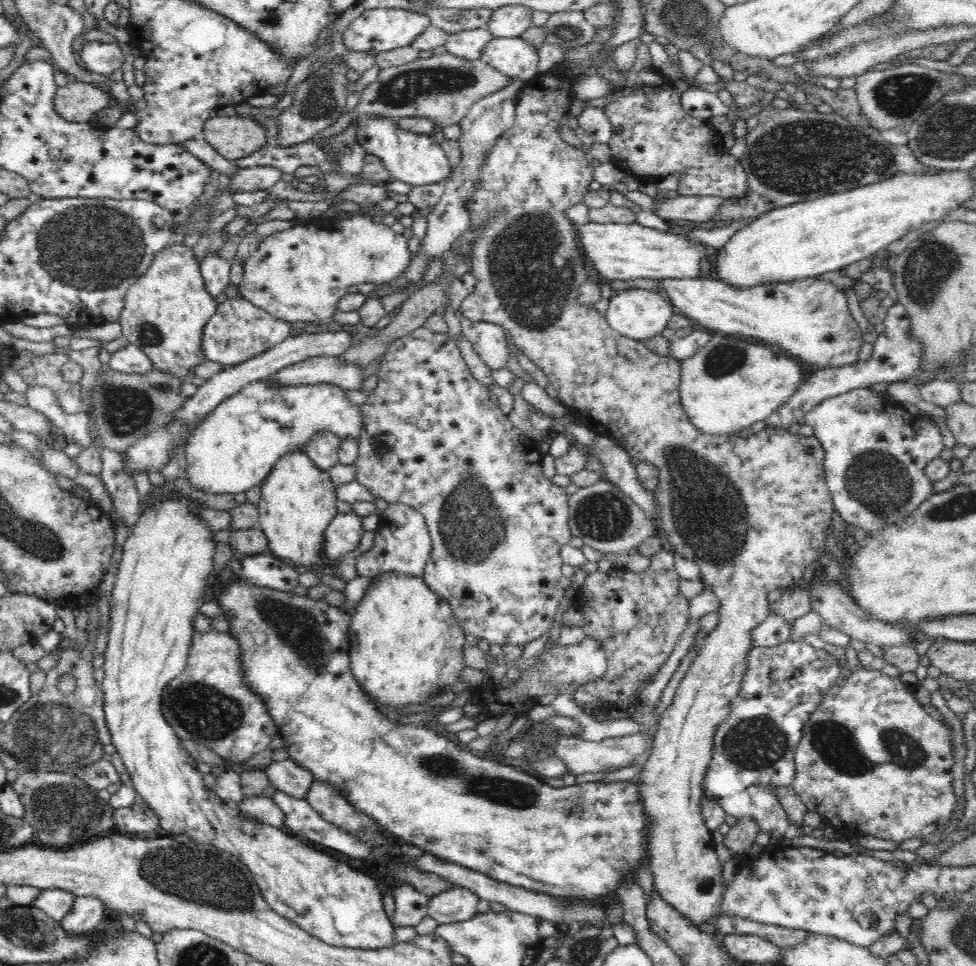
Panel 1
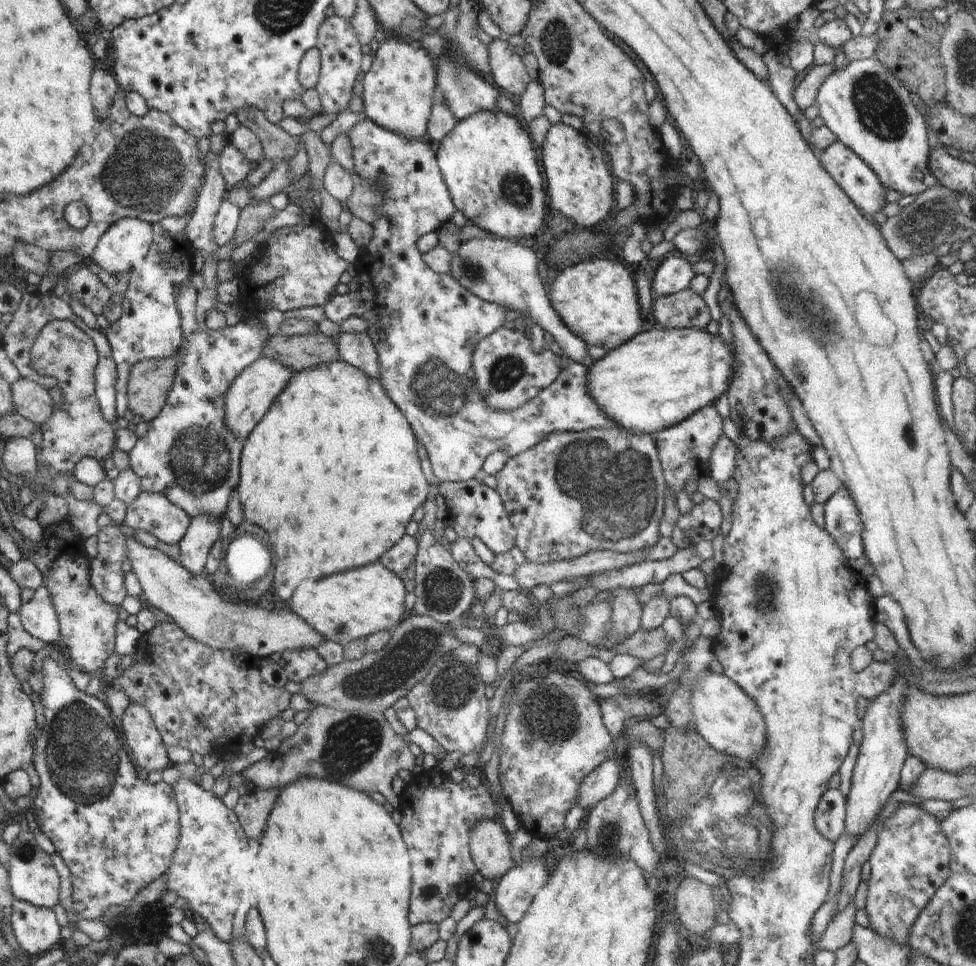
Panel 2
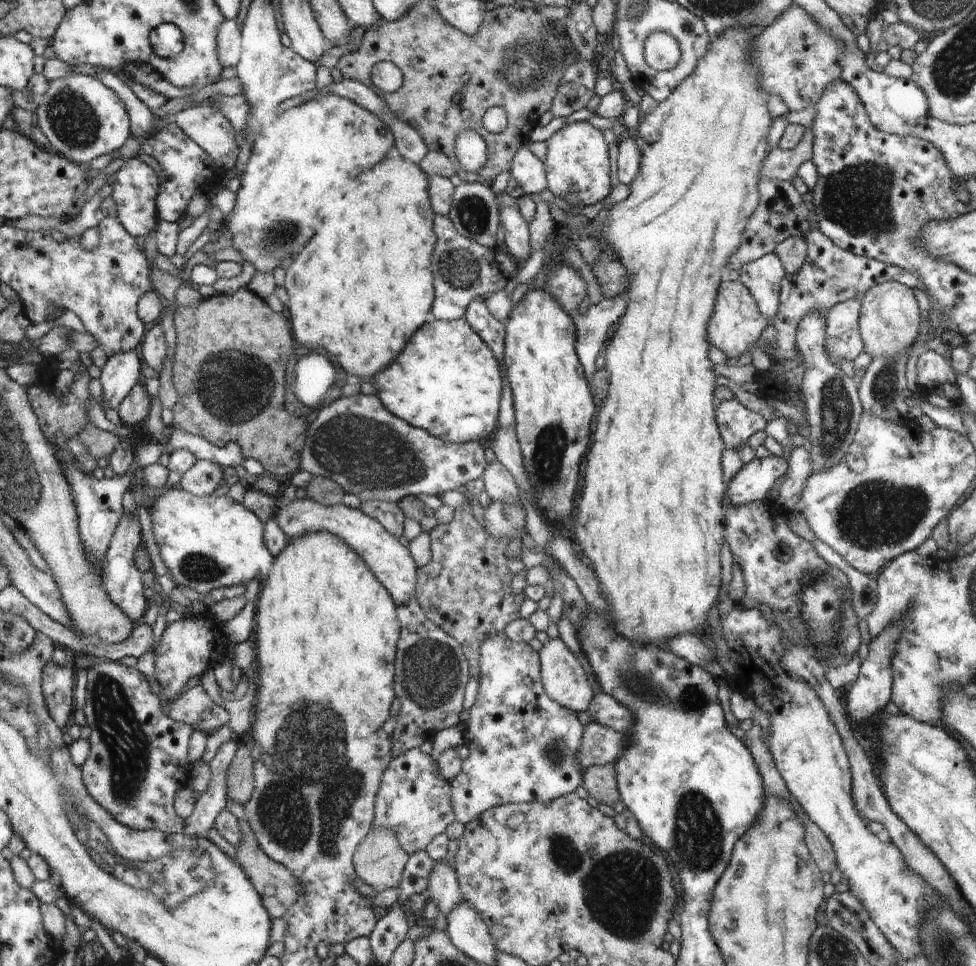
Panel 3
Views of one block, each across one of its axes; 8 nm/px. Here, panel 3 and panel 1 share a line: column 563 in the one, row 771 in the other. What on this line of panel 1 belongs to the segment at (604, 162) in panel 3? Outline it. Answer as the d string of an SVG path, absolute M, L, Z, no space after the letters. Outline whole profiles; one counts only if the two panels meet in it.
M177 493L174 496L164 496L157 502L149 507L140 516L139 524L131 530L130 536L126 538L124 549L122 551L121 560L119 567L117 568L117 575L115 576L114 587L110 601L110 622L108 628L108 641L107 647L104 653L104 664L105 675L101 682L101 689L104 693L104 712L106 717L106 725L108 725L108 731L110 731L110 738L112 744L116 747L116 752L121 756L121 759L126 766L126 772L130 774L132 786L136 792L144 798L144 801L148 803L149 810L152 810L152 814L159 818L159 826L162 831L162 835L166 836L169 834L186 834L192 841L208 842L209 845L216 846L220 849L224 849L232 855L236 856L237 859L244 862L248 866L248 871L254 875L254 882L260 887L262 895L266 902L272 907L273 911L276 911L280 916L295 922L298 926L302 927L308 933L311 933L312 937L318 938L321 942L330 944L344 949L361 949L361 950L379 950L392 947L397 941L394 937L395 925L388 917L384 910L384 901L382 892L378 888L376 880L364 872L356 871L346 863L338 862L332 856L322 853L321 851L304 845L301 841L296 839L294 835L290 834L284 828L276 828L274 826L268 826L268 824L259 823L254 820L251 816L244 814L239 811L239 808L232 808L231 805L220 800L216 796L216 793L211 788L206 788L204 781L202 780L202 774L196 769L197 761L188 754L188 751L182 747L182 740L178 739L175 730L170 726L170 723L164 718L161 709L161 696L164 692L165 686L173 679L176 678L180 673L183 672L184 667L187 665L187 658L189 657L189 648L192 644L192 635L196 632L193 628L192 622L194 617L199 614L199 609L204 603L205 590L207 584L207 578L213 569L213 556L216 548L219 547L212 536L214 531L199 518L198 508L202 508L200 504L195 502L188 497Z

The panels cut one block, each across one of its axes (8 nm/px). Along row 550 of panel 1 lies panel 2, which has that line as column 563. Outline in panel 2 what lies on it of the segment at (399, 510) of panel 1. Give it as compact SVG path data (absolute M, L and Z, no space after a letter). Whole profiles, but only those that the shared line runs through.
M368 118L352 126L347 135L353 150L354 178L381 187L383 197L377 206L376 220L371 224L372 239L361 248L358 259L353 263L358 272L358 289L334 295L322 308L328 320L340 321L350 316L360 316L366 320L366 334L373 342L379 360L379 382L392 402L404 413L417 442L426 448L438 481L474 479L492 452L502 451L513 457L555 432L618 427L587 393L587 368L570 360L551 385L520 408L504 412L494 410L485 403L473 372L473 352L483 338L502 328L504 321L513 314L509 308L506 310L499 304L486 302L472 294L453 276L436 274L418 252L418 239L430 231L438 232L457 211L439 169L435 146L429 141L405 139Z

